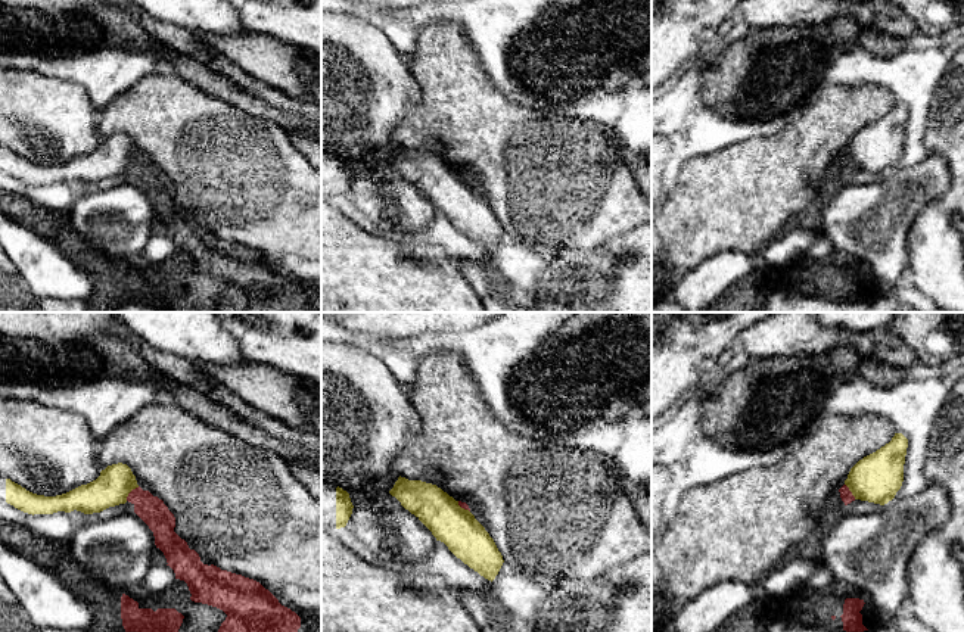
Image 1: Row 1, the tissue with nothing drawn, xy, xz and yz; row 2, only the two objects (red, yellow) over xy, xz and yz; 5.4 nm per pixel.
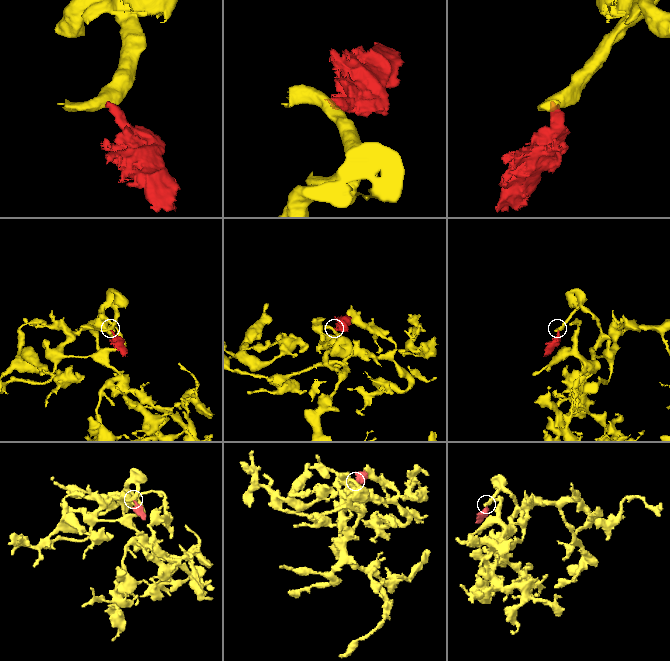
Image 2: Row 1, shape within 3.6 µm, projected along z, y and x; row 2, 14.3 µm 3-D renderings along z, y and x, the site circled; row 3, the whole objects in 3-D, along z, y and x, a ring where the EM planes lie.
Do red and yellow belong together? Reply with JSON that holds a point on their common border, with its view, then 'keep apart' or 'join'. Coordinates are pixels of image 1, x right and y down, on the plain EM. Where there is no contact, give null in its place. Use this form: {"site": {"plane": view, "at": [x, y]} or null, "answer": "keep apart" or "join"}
{"site": {"plane": "xy", "at": [130, 162]}, "answer": "keep apart"}

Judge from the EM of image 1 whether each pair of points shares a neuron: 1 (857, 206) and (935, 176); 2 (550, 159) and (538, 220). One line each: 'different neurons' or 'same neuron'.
1: same neuron
2: same neuron

